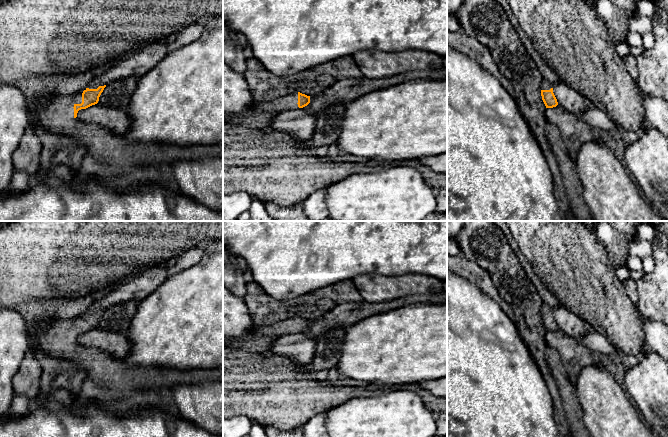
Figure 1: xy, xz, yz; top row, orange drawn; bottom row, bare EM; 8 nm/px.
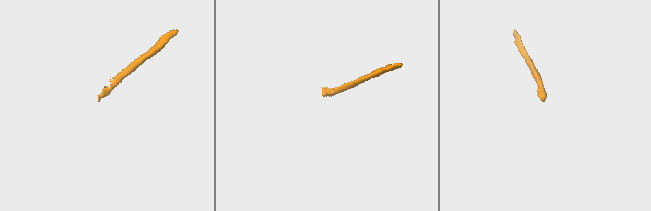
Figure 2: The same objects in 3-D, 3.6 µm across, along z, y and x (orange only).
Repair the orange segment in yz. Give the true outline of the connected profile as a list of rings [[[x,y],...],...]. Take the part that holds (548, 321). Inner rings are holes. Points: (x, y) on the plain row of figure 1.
[[[545,303],[541,306],[541,320],[546,332],[553,332],[558,329],[552,309]]]

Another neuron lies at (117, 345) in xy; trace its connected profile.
[[[99,327],[79,334],[77,342],[82,347],[103,351],[119,360],[129,356],[132,348],[127,333],[112,332]]]

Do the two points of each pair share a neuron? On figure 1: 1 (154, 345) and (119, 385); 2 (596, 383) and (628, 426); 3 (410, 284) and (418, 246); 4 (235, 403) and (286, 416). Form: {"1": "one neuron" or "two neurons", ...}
{"1": "two neurons", "2": "one neuron", "3": "two neurons", "4": "one neuron"}

